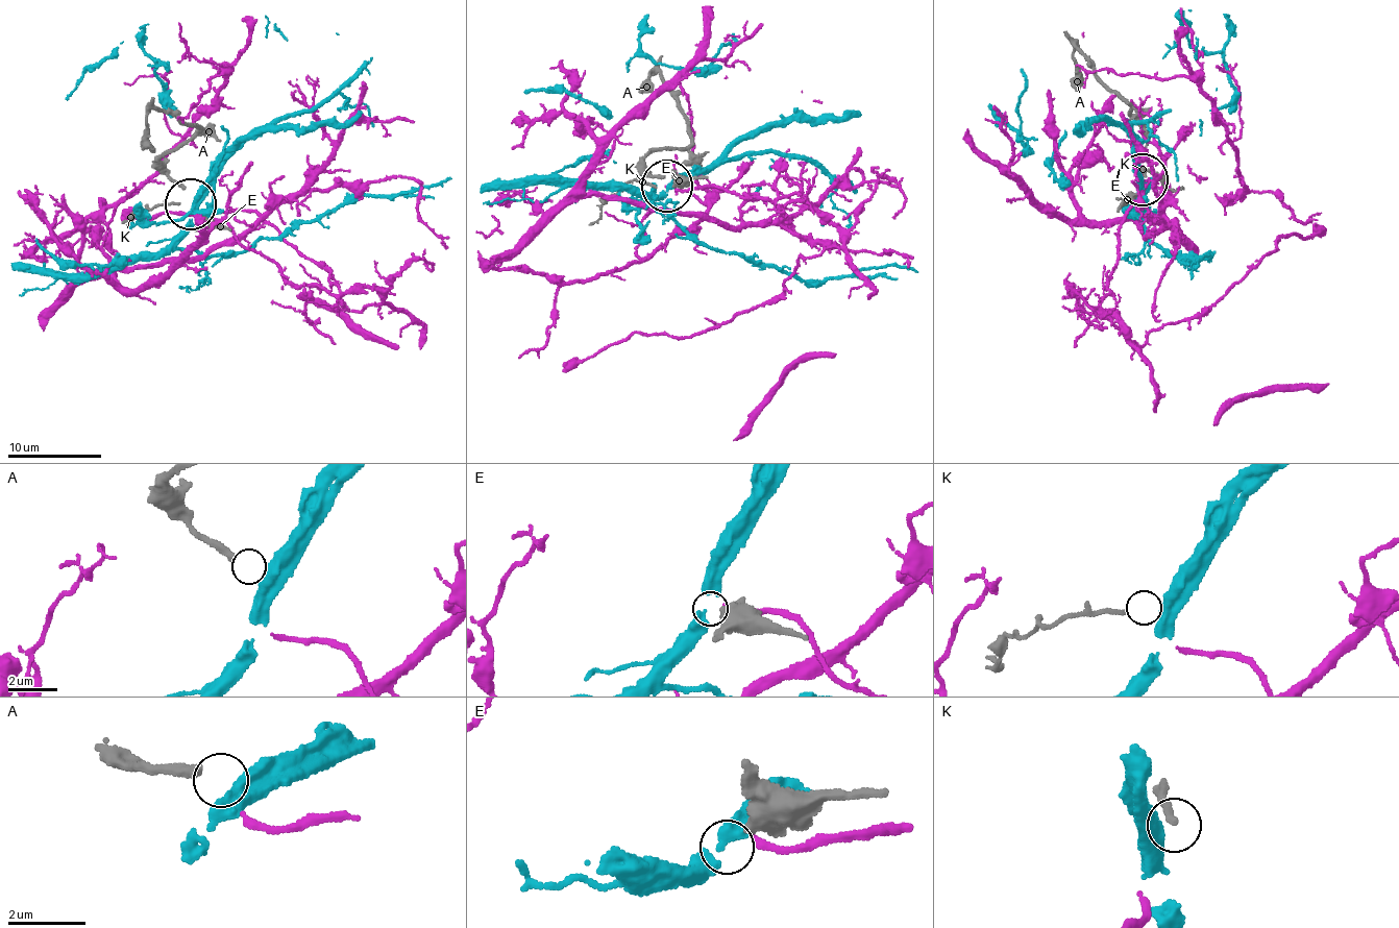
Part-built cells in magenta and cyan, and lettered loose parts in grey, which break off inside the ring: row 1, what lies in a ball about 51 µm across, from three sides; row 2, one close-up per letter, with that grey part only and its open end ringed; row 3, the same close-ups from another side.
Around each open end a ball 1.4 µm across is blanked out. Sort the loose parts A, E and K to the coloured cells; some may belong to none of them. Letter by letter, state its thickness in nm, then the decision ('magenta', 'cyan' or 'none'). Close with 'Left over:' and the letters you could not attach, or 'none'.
A: 280 nm thick; none
E: 550 nm thick; none
K: 180 nm thick; none
Left over: A, E, K

